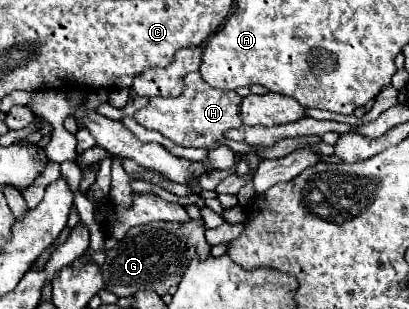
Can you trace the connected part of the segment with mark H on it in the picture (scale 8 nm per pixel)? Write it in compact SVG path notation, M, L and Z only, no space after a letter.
M198 71L186 73L182 77L182 83L184 89L178 97L150 97L146 107L134 113L134 119L146 129L160 131L164 137L168 137L180 147L204 147L208 151L220 147L226 141L224 133L228 129L244 127L240 115L242 97L236 91L220 91L206 85Z

